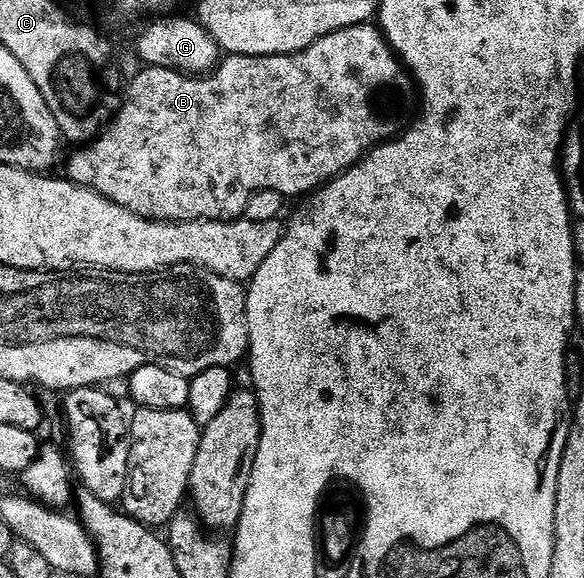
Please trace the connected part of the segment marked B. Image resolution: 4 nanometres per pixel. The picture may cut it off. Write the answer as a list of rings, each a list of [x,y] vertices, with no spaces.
[[[372,22],[355,24],[349,28],[338,30],[329,36],[323,36],[318,42],[314,42],[306,50],[292,52],[288,56],[233,56],[228,54],[220,60],[219,64],[216,65],[215,71],[209,75],[186,76],[182,73],[175,72],[172,69],[147,66],[141,67],[140,69],[142,69],[141,72],[128,84],[128,97],[123,97],[119,112],[112,117],[110,123],[103,129],[103,131],[101,131],[100,135],[97,136],[95,140],[91,141],[87,146],[77,147],[80,149],[69,158],[68,172],[66,172],[66,176],[67,179],[73,180],[75,184],[82,184],[93,188],[95,192],[100,192],[106,198],[110,198],[110,202],[118,202],[118,206],[122,206],[126,210],[130,210],[139,216],[145,216],[148,220],[238,220],[243,217],[246,206],[248,205],[248,199],[250,199],[256,192],[261,192],[262,190],[274,190],[278,194],[282,194],[285,198],[292,198],[292,196],[300,195],[300,197],[303,197],[305,194],[311,194],[315,192],[316,189],[324,187],[329,180],[334,180],[337,176],[341,176],[347,168],[353,168],[358,161],[363,160],[365,155],[372,151],[375,145],[385,143],[401,135],[402,129],[405,127],[406,121],[409,119],[408,111],[412,108],[412,92],[414,96],[414,81],[411,75],[409,75],[404,65],[401,64],[398,57],[396,57],[396,53],[393,52],[391,46],[388,44],[388,39],[385,38],[384,33]]]

